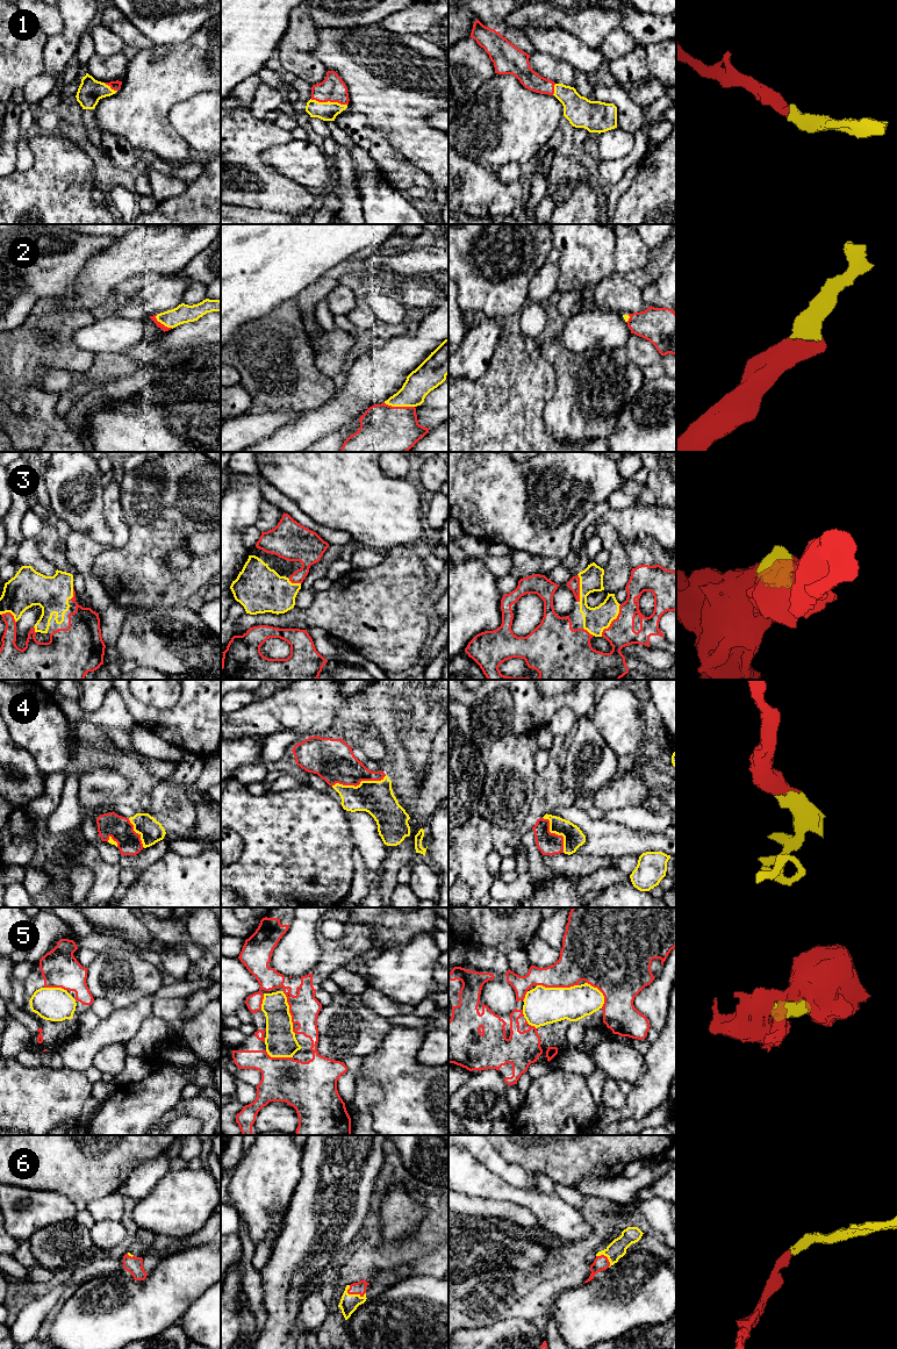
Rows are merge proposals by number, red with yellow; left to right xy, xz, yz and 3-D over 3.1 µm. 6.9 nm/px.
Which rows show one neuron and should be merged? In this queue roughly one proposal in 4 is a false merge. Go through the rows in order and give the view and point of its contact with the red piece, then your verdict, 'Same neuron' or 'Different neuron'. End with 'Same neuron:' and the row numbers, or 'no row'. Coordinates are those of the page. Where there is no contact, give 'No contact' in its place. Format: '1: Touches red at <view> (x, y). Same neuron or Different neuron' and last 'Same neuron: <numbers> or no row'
1: Touches red at xz (329, 100). Same neuron
2: Touches red at xz (399, 407). Same neuron
3: Touches red at yz (612, 621). Same neuron
4: Touches red at xz (358, 784). Same neuron
5: Touches red at xz (289, 1012). Different neuron
6: Touches red at xz (356, 1293). Same neuron
Same neuron: 1, 2, 3, 4, 6

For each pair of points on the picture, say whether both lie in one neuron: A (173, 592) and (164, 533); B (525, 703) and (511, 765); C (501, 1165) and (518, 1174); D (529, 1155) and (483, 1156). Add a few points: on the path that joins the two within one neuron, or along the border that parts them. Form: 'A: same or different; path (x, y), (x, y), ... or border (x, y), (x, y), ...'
A: same; path (159, 578), (157, 575), (157, 547)
B: different; border (512, 709), (512, 730), (517, 734), (533, 733)
C: same; path (506, 1170), (514, 1174)
D: different; border (492, 1147), (506, 1160), (518, 1163), (524, 1170)

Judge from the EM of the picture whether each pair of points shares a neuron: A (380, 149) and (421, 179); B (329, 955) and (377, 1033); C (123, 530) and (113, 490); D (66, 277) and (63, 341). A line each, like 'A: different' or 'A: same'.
A: same
B: different
C: same
D: different

